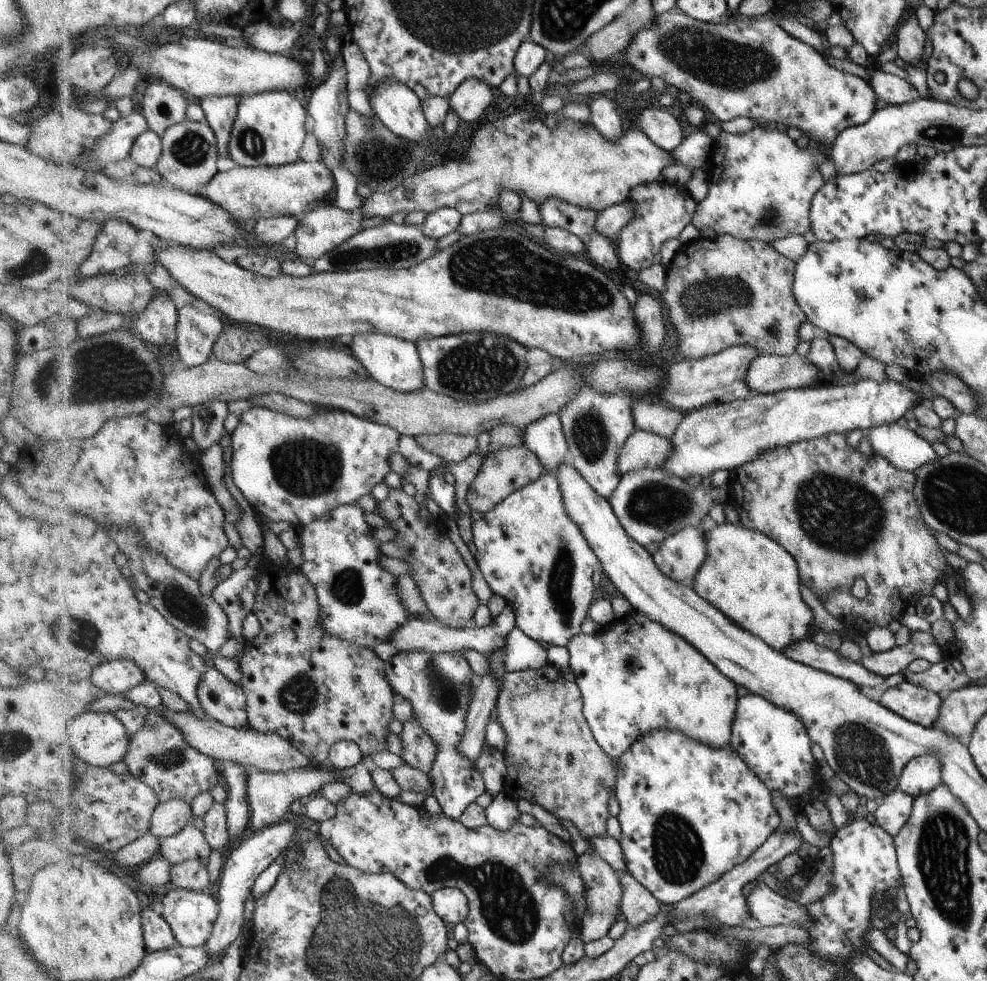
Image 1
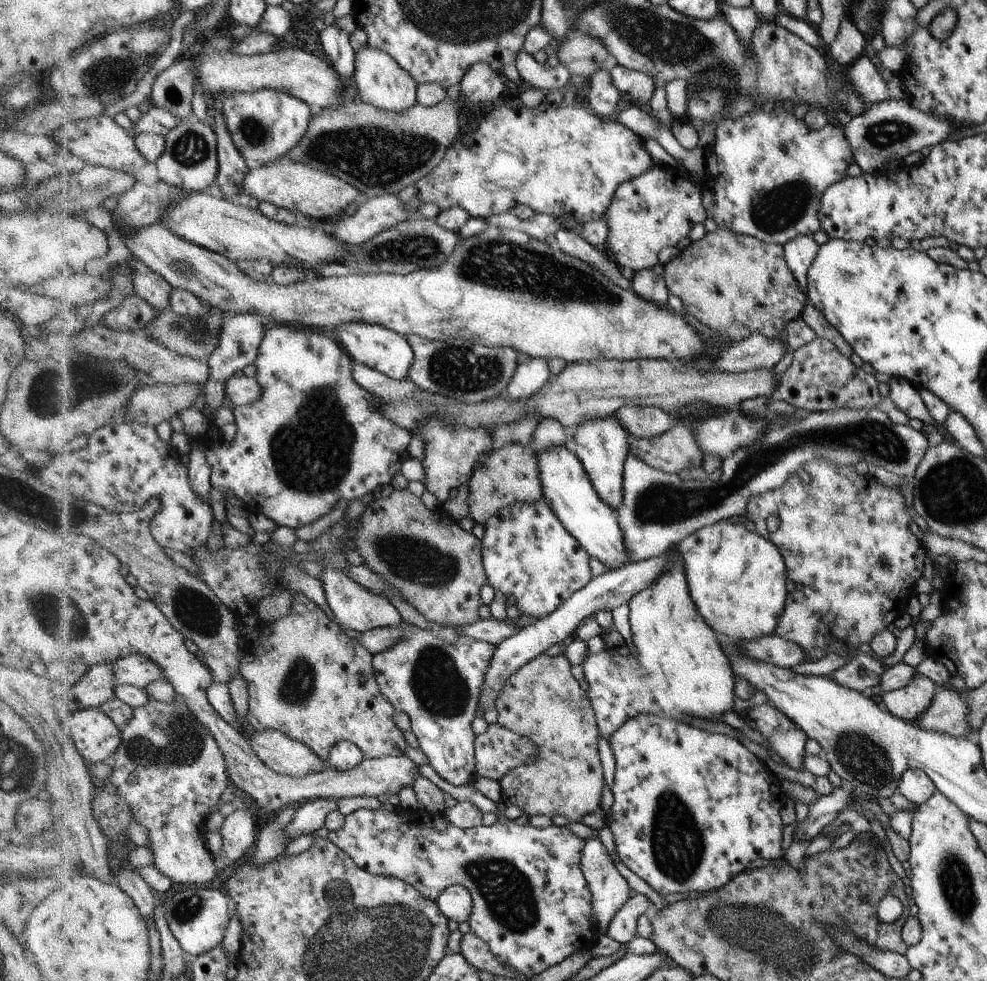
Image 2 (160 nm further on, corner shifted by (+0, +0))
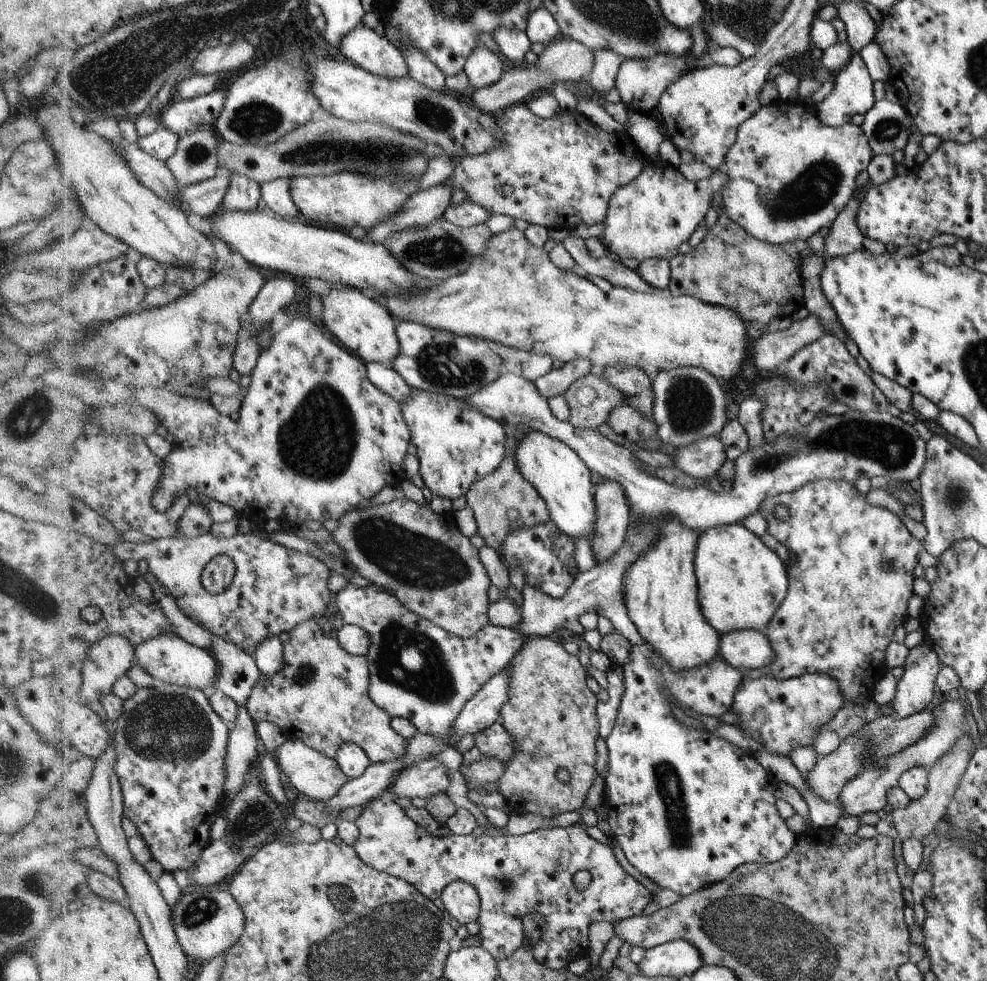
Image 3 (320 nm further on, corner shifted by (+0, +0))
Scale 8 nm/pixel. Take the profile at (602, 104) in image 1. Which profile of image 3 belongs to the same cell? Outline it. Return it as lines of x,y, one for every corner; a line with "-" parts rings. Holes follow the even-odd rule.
600,47
594,49
593,69
588,81
596,92
603,93
614,87
618,69
623,63
623,57
611,48

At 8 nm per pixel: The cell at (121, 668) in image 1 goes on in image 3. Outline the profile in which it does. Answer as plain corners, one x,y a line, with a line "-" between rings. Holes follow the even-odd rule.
172,631
143,642
137,648
136,661
156,679
183,687
202,689
209,695
214,692
221,673
221,664
210,649
194,646

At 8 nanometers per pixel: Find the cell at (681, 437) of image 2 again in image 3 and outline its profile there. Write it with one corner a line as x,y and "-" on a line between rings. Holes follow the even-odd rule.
708,437
687,447
676,447
677,453
672,456
678,468
690,476
711,480
718,475
718,470
726,462
726,450
718,437

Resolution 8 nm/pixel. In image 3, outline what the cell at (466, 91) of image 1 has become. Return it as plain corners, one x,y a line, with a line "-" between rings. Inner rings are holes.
483,43
475,46
467,58
465,73
470,81
470,89
475,90
495,85
508,67
501,55
495,54

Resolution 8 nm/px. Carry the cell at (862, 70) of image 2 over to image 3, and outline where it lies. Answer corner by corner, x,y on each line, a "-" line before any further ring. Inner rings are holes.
853,52
848,54
846,66
837,72
834,88
830,94
813,106
813,109
826,126
833,129
844,126
846,123
850,123
852,116
866,114
874,106
873,86
874,81
870,77
868,68
864,64
862,57
860,57
860,53

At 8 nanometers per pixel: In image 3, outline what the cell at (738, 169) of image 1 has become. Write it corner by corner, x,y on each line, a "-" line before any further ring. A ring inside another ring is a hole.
779,101
771,105
764,104
754,117
740,126
740,130
737,134
736,146
733,146
732,150
729,151
724,166
719,169
729,176
729,181
722,186
722,203
718,209
723,210
728,217
736,221
744,230
747,230
756,238
776,244
800,244
806,242
810,237
818,233
820,228
826,228
826,226
830,228
833,225
834,218
846,208
846,205
850,202
852,196
854,196
854,190
856,190
854,180
856,180
858,172
862,172
862,170
868,168
872,157
872,146
860,125
846,123
844,126
833,129
832,127
826,126
819,119
813,108
809,108
799,101
787,104
780,103

